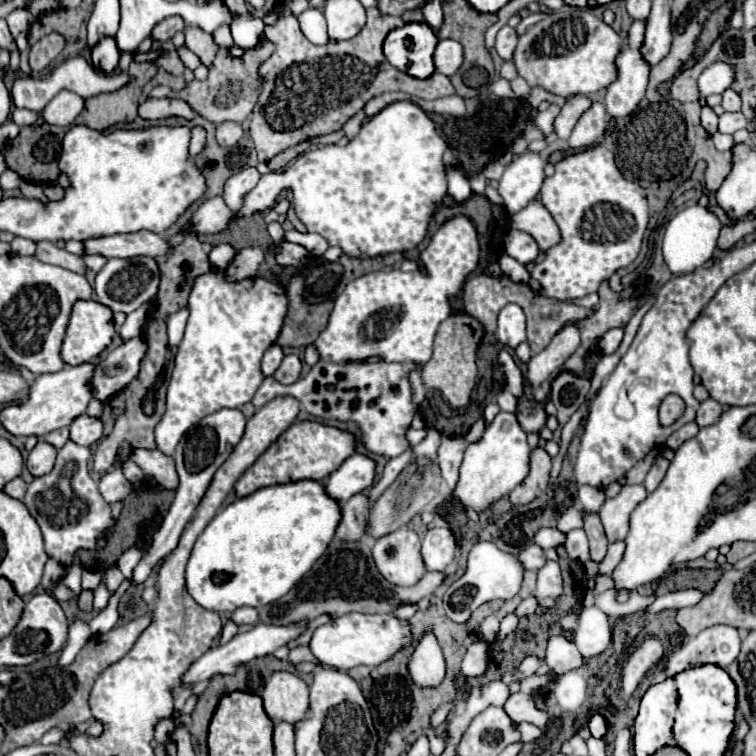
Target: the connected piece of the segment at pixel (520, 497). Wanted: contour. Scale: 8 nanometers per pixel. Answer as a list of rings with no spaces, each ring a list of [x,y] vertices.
[[[536,448],[530,458],[530,474],[508,494],[510,502],[514,506],[522,506],[540,496],[540,492],[544,492],[550,482],[550,468],[552,458],[548,456],[548,452],[544,448]]]

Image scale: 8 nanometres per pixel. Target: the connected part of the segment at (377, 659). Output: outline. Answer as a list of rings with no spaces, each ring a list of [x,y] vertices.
[[[344,614],[314,630],[310,640],[312,654],[324,664],[336,670],[350,670],[354,666],[380,666],[396,652],[412,644],[412,626],[408,620],[400,620],[392,614]]]

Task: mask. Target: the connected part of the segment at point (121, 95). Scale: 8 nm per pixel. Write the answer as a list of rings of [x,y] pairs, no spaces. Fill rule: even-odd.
[[[132,62],[128,74],[130,82],[120,90],[86,98],[86,106],[74,120],[74,124],[84,124],[94,130],[106,130],[118,122],[132,122],[138,114],[138,104],[144,86],[156,74],[156,64]]]

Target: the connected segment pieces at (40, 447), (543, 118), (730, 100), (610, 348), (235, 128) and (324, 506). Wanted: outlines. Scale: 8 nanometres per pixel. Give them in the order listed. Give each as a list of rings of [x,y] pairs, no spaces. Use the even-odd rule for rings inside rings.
[[[38,440],[38,444],[34,446],[34,450],[28,454],[26,460],[26,468],[30,470],[32,476],[44,476],[54,468],[56,462],[56,448],[46,444],[44,440]]]
[[[550,104],[550,108],[546,112],[540,112],[536,116],[536,126],[544,132],[544,134],[550,134],[552,132],[552,122],[554,122],[554,116],[558,116],[560,112],[560,106],[558,104]]]
[[[728,88],[724,94],[722,94],[722,108],[726,110],[726,112],[738,112],[740,110],[740,96],[732,90],[732,88]]]
[[[612,328],[608,330],[602,338],[600,338],[600,348],[606,356],[614,354],[622,342],[622,336],[624,336],[624,328]]]
[[[222,122],[222,126],[216,126],[216,138],[220,146],[234,146],[242,138],[242,126],[236,122]]]
[[[298,480],[274,484],[256,490],[244,498],[236,498],[224,506],[194,544],[186,566],[186,588],[190,596],[204,608],[214,612],[234,612],[240,606],[260,608],[276,602],[310,570],[310,566],[326,552],[340,522],[340,502],[326,494],[322,482]]]

